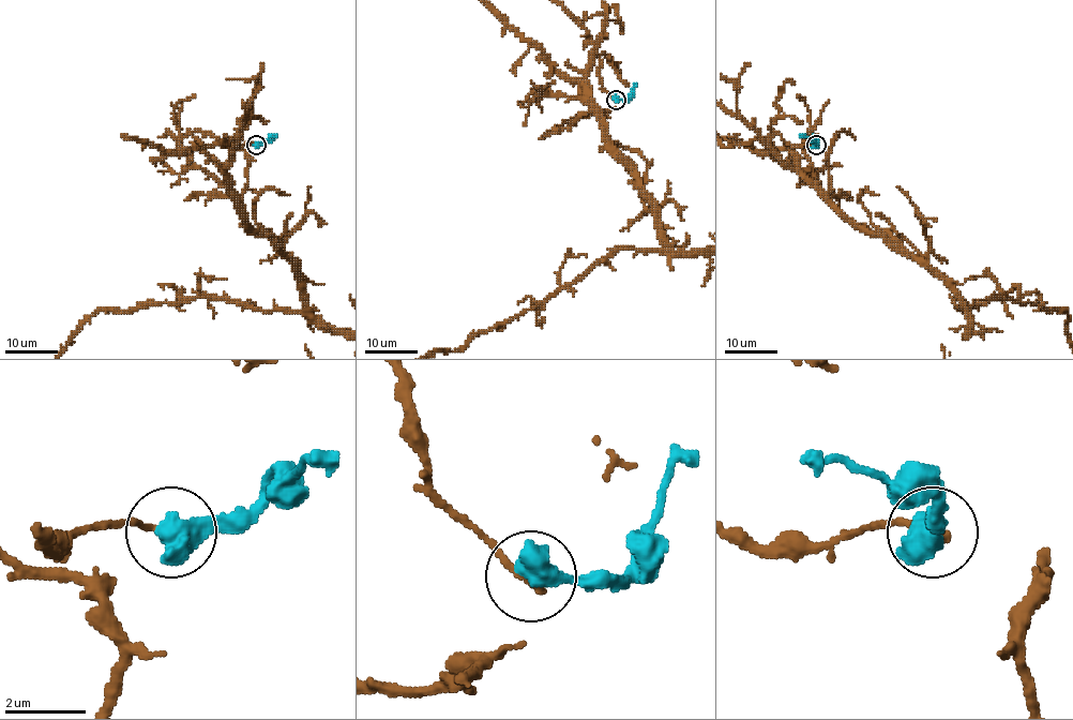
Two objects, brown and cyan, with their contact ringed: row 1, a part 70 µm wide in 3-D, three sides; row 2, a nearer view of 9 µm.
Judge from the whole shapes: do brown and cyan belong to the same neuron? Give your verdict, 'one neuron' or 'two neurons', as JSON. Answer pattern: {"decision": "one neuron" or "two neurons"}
{"decision": "two neurons"}

